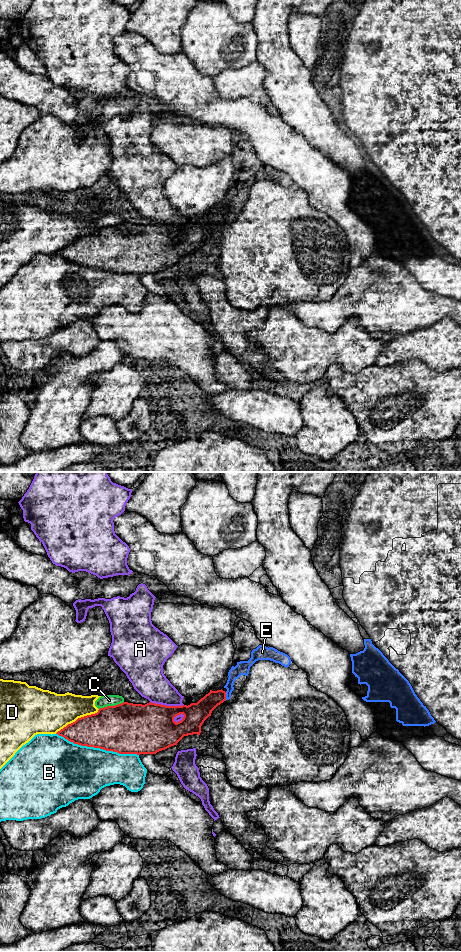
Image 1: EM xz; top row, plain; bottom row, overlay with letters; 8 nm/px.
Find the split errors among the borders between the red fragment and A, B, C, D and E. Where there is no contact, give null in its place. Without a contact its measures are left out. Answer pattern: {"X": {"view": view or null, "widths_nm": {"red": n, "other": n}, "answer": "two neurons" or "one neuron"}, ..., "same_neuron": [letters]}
{"A": {"view": "xz", "widths_nm": {"red": 400, "other": 260}, "answer": "two neurons"}, "B": {"view": "xz", "widths_nm": {"red": 380, "other": 440}, "answer": "two neurons"}, "C": {"view": "xz", "widths_nm": {"red": 420, "other": 100}, "answer": "two neurons"}, "D": {"view": "xz", "widths_nm": {"red": 320, "other": 340}, "answer": "two neurons"}, "E": {"view": "xz", "widths_nm": {"red": 160, "other": 100}, "answer": "two neurons"}, "same_neuron": []}

